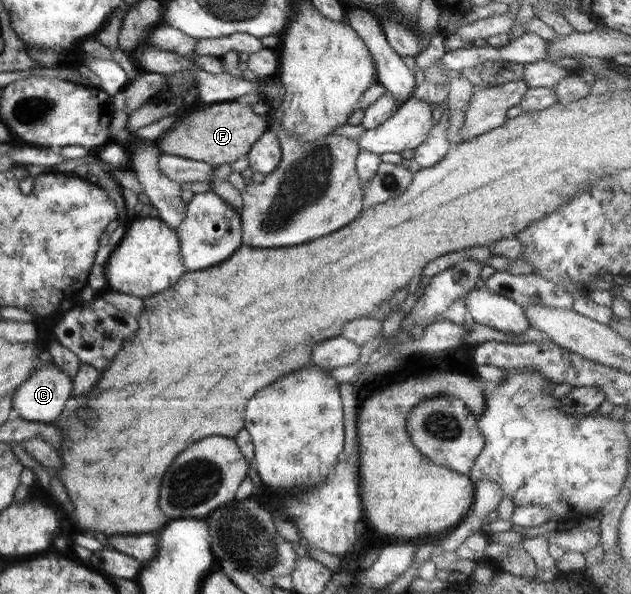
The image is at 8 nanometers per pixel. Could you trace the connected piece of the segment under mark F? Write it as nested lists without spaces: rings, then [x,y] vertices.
[[[237,101],[213,103],[186,110],[169,130],[156,140],[163,153],[219,167],[246,156],[254,142],[268,130],[268,115],[257,114]]]

